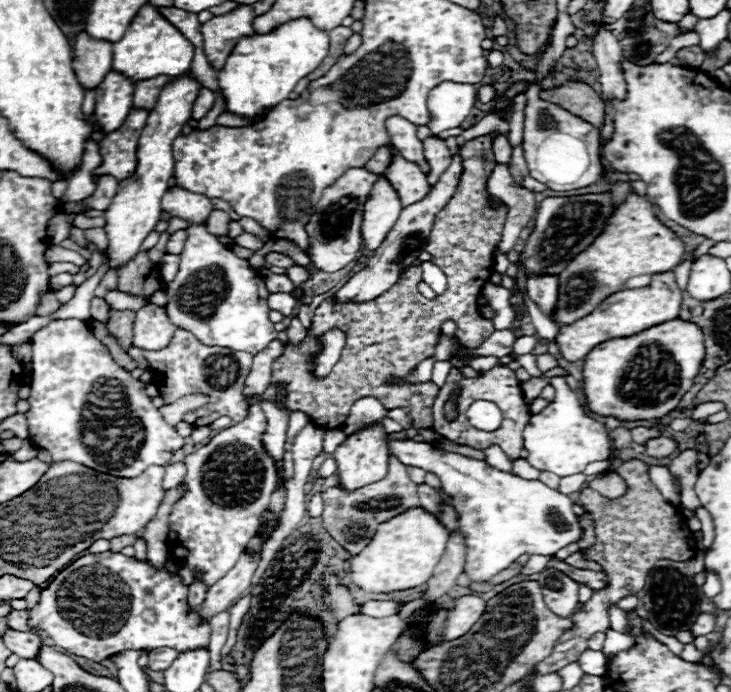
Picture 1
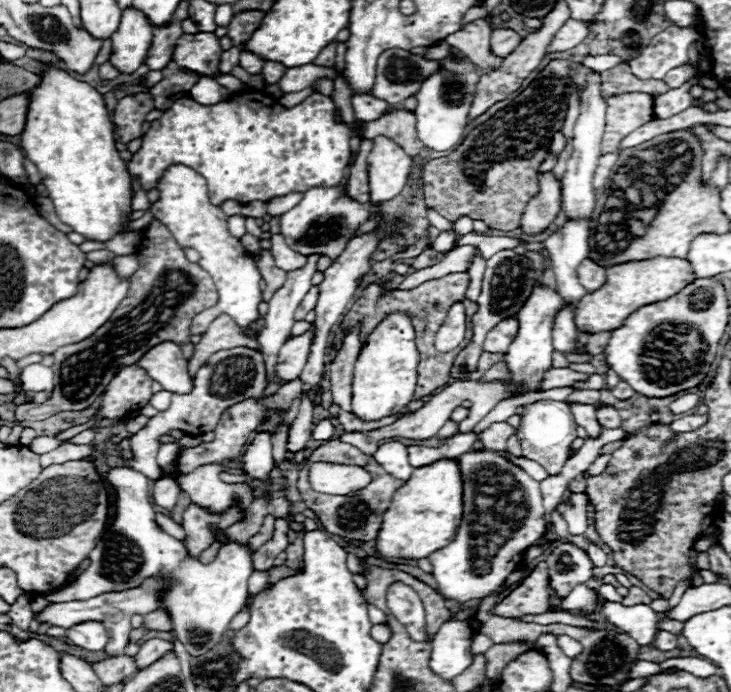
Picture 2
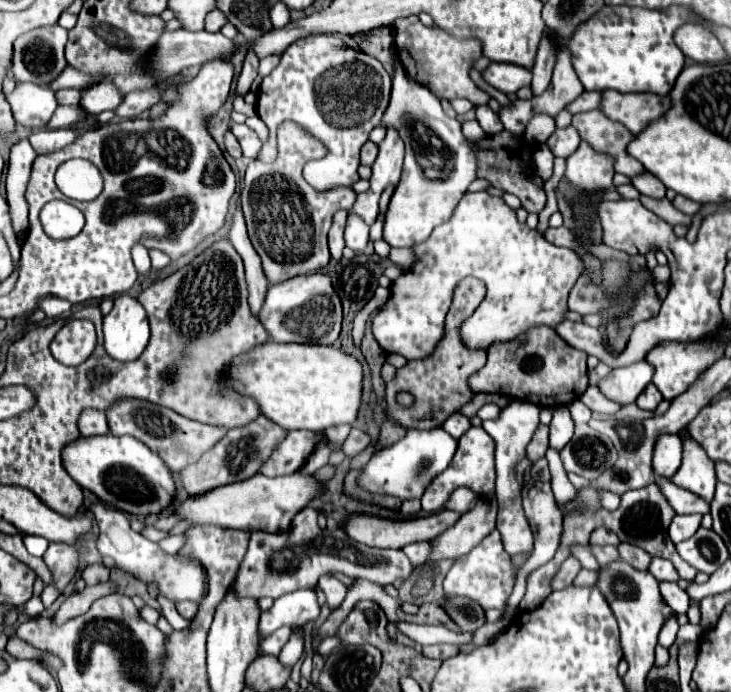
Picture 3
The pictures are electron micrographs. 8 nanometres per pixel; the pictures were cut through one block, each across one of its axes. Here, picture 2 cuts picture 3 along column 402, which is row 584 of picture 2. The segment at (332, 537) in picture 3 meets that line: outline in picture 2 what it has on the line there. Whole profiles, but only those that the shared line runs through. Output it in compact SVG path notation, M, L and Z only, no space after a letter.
M558 542L548 550L546 564L550 570L550 582L558 596L568 596L574 586L584 584L594 576L592 560L574 544Z

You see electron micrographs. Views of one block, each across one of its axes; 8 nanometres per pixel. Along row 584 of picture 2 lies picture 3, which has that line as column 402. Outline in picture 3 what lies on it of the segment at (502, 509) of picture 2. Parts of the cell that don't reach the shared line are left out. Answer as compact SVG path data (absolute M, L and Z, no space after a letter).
M434 428L434 430L410 430L402 440L396 444L380 450L370 458L370 462L362 468L362 474L358 482L368 488L370 492L382 492L392 494L402 500L406 498L420 498L426 486L434 476L438 476L452 460L456 452L458 440L448 436L446 430Z

